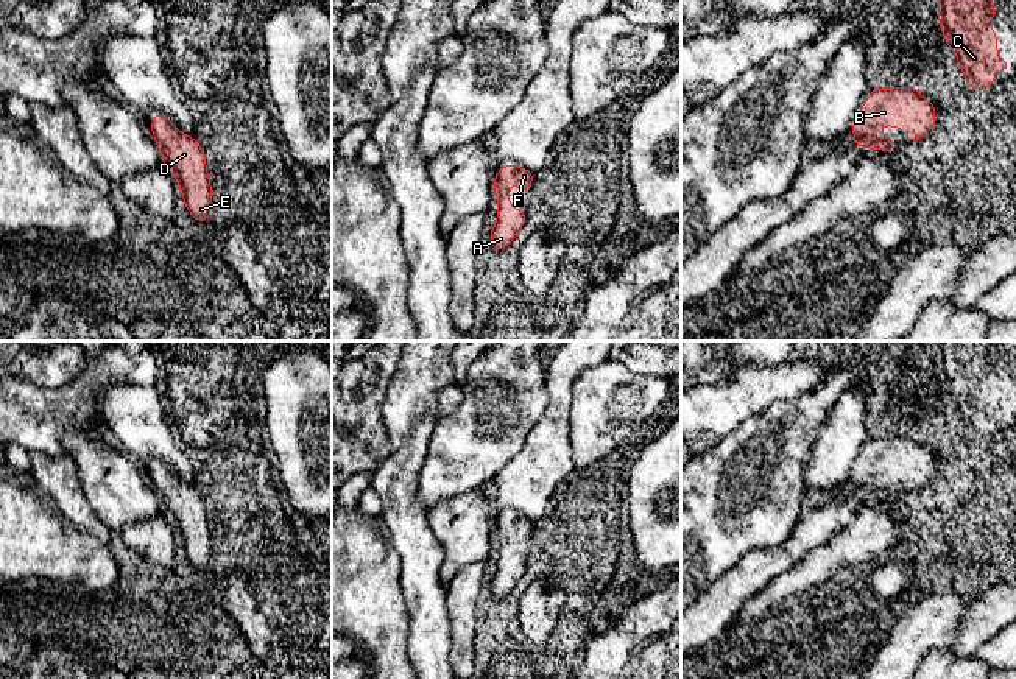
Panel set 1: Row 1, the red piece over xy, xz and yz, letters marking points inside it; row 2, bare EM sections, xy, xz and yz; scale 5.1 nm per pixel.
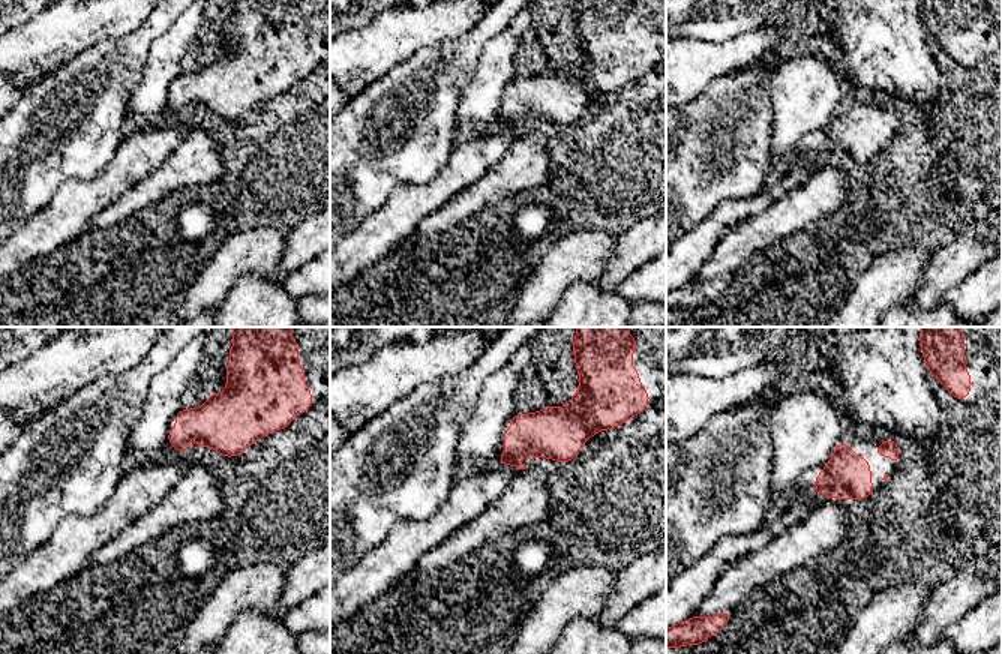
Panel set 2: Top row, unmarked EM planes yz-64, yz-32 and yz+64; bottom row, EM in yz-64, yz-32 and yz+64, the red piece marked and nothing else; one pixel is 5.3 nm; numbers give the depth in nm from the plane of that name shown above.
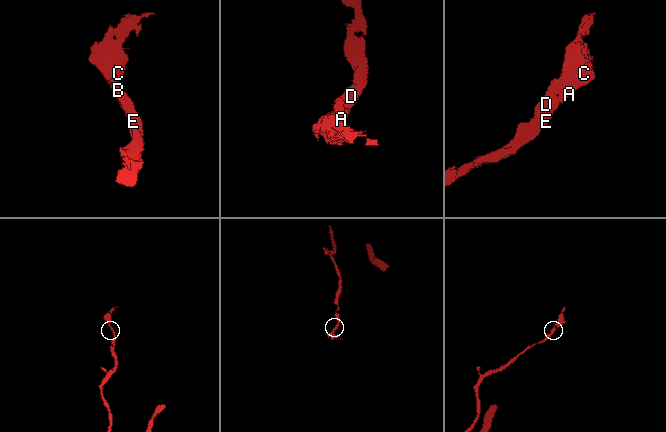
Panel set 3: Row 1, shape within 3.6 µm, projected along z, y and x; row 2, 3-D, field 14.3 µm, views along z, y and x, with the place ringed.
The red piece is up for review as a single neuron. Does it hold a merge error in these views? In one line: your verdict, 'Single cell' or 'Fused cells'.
Single cell

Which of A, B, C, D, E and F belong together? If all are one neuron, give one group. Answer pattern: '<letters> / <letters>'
A B C D E F

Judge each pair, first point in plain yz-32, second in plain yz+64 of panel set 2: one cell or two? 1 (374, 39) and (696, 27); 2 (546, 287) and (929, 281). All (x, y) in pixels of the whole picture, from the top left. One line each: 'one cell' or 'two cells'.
1: two cells
2: two cells

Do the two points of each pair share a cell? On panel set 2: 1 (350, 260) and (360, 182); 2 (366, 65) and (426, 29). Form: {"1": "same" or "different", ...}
{"1": "different", "2": "same"}

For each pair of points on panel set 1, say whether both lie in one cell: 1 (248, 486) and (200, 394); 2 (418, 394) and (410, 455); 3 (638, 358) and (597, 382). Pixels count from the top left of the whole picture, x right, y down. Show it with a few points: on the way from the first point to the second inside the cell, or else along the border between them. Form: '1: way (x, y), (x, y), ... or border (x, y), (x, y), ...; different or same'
1: way (240, 463), (229, 449), (229, 424), (223, 418); same
2: way (413, 410), (413, 436), (410, 439); same
3: border (608, 358), (622, 362), (634, 372), (659, 377); different

